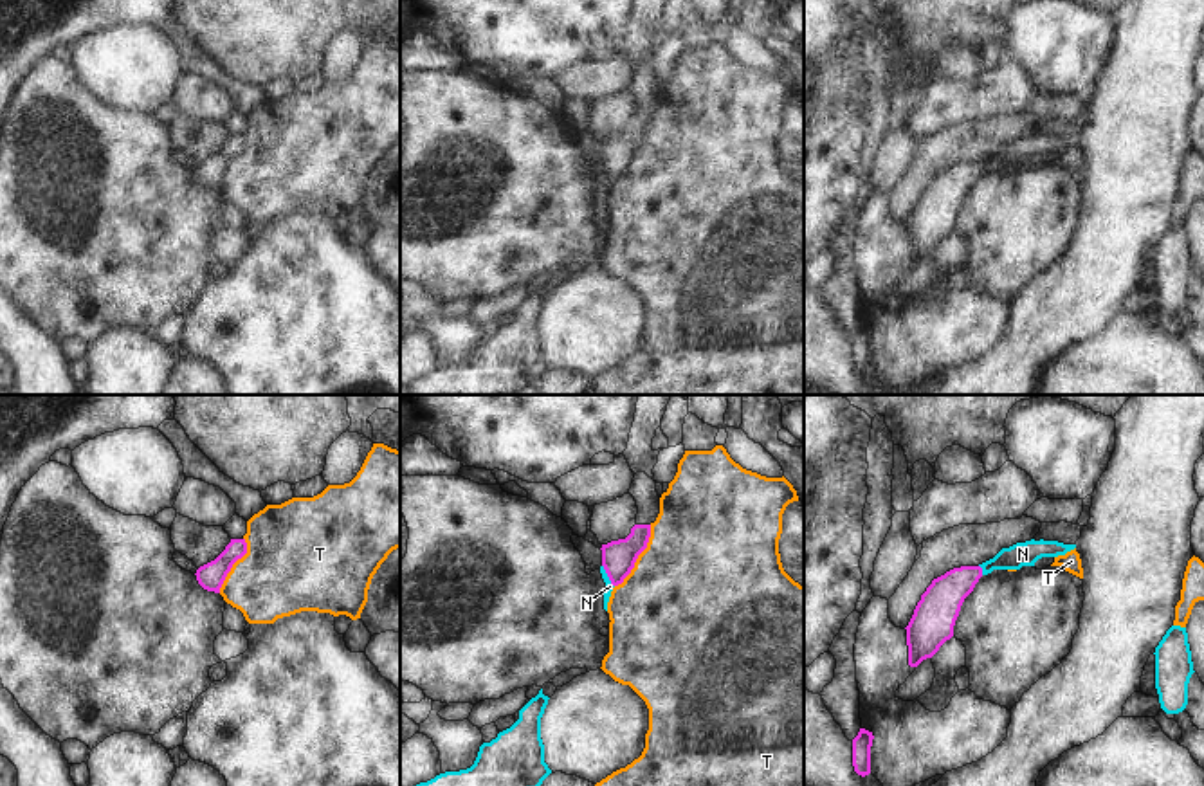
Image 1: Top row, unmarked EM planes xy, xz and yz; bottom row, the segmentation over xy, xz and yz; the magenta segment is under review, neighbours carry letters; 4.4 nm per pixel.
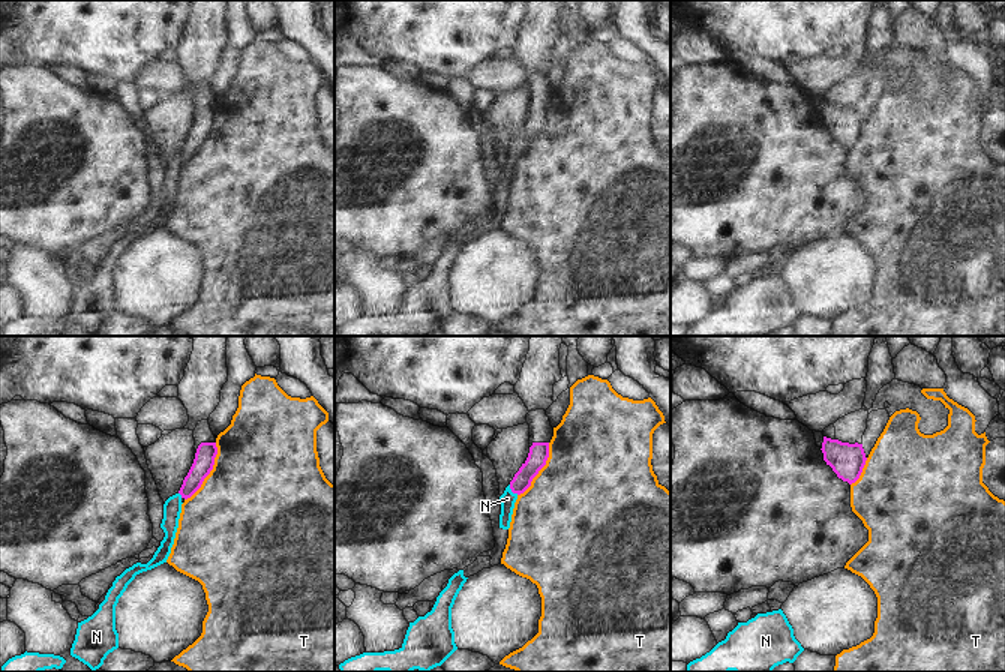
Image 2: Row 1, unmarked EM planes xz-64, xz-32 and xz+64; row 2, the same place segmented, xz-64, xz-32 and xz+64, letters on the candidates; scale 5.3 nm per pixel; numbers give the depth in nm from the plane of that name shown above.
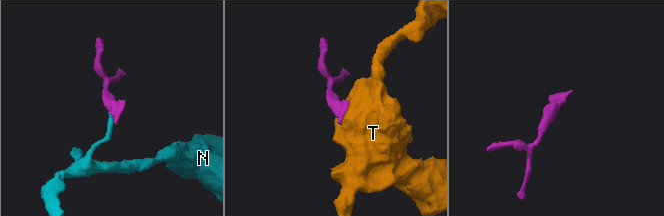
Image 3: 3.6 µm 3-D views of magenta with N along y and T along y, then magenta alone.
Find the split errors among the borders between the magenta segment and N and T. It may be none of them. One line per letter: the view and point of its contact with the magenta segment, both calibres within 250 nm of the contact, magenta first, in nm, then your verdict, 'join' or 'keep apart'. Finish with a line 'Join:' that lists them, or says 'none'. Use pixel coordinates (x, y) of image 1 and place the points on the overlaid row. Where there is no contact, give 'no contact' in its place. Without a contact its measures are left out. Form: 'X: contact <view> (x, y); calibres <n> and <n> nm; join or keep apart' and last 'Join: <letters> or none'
N: contact xz (608, 575); calibres 150 and 40 nm; join
T: contact xz (637, 557); calibres 150 and 480 nm; keep apart
Join: N

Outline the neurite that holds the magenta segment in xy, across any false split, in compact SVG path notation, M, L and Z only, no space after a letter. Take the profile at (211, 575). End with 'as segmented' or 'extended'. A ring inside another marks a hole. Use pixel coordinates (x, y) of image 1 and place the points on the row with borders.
M231 539L225 550L211 562L196 570L198 584L207 590L220 593L220 588L231 571L233 564L247 553L245 539Z; as segmented

